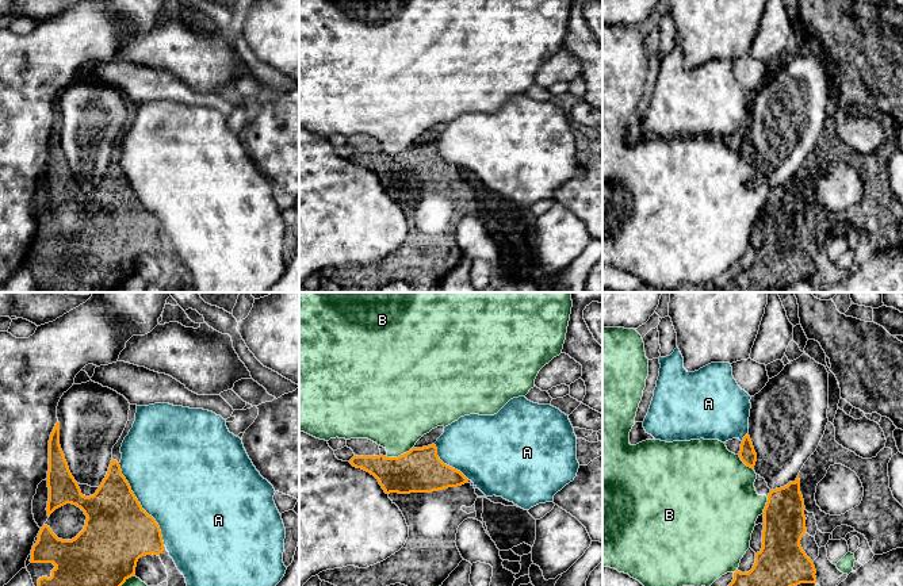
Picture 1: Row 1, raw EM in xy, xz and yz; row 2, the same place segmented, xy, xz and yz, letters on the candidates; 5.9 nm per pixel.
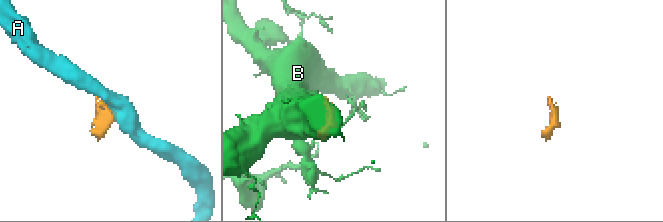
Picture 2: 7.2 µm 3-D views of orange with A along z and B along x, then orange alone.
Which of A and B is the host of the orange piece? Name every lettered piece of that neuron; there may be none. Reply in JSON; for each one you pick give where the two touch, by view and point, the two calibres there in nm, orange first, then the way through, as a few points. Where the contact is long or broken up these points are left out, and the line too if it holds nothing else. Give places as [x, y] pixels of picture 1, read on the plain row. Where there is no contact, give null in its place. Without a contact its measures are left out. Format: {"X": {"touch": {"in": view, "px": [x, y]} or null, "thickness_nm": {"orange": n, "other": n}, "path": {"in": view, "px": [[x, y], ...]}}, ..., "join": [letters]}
{"join": []}

